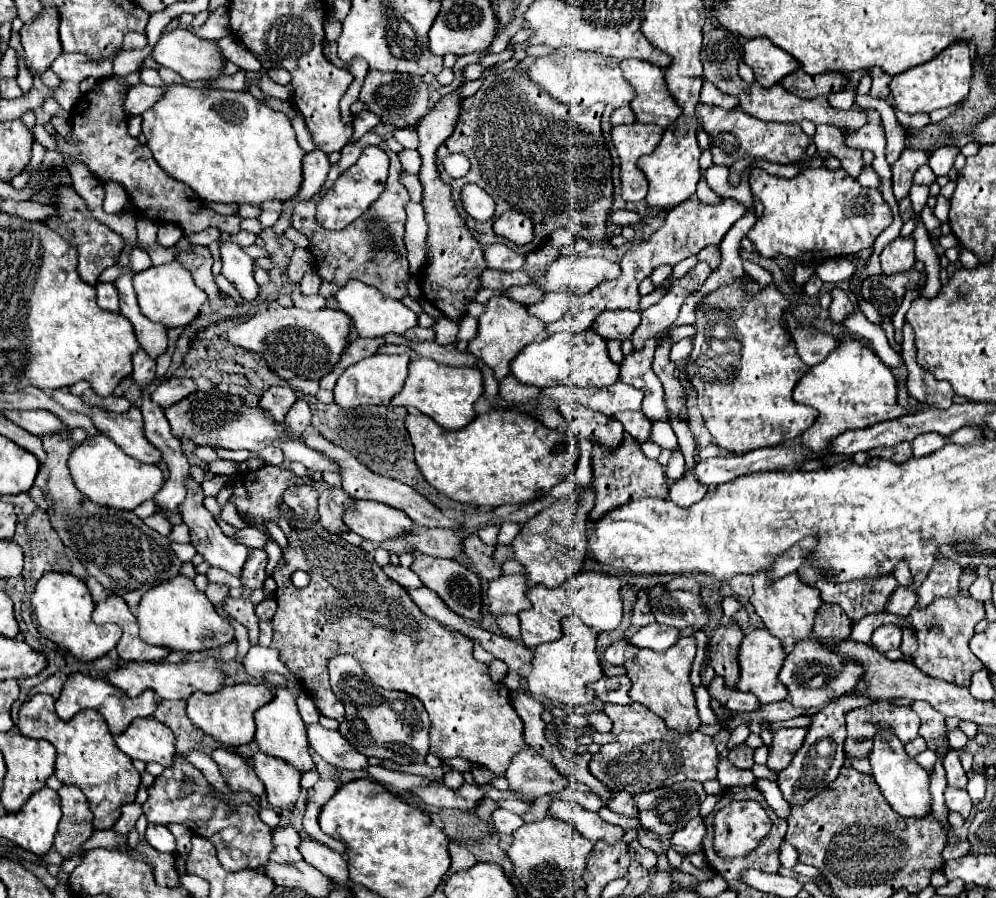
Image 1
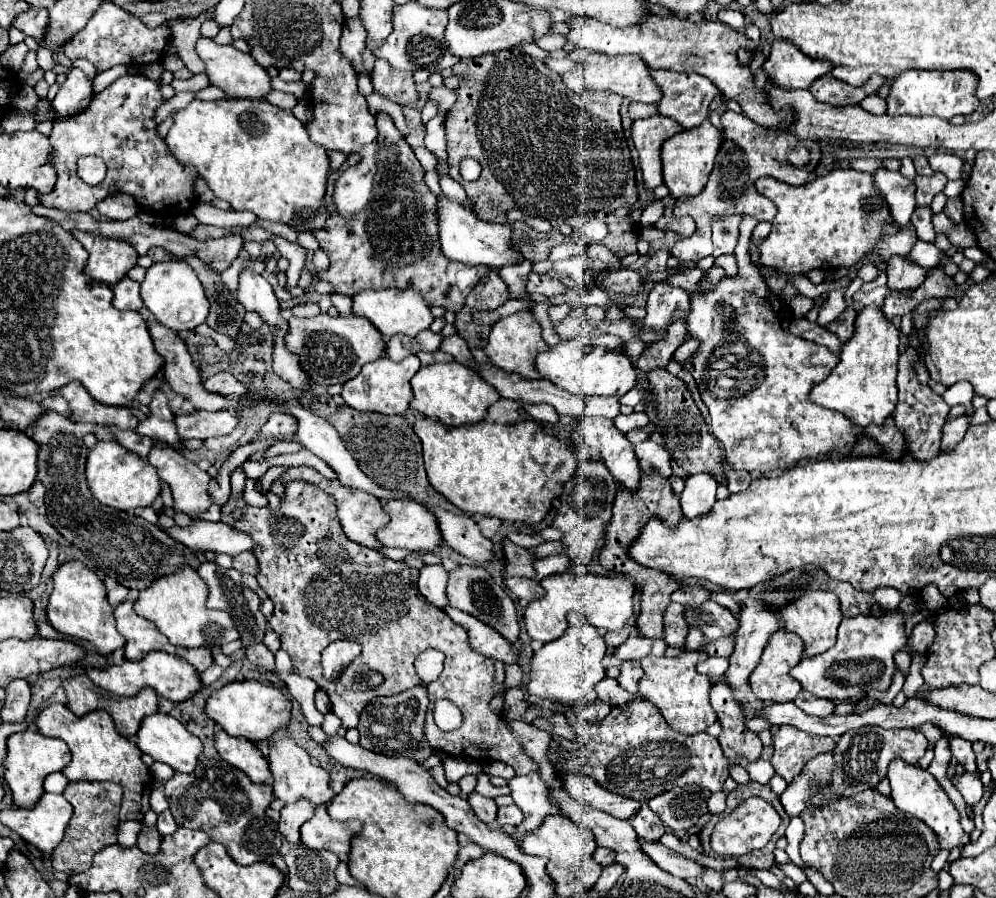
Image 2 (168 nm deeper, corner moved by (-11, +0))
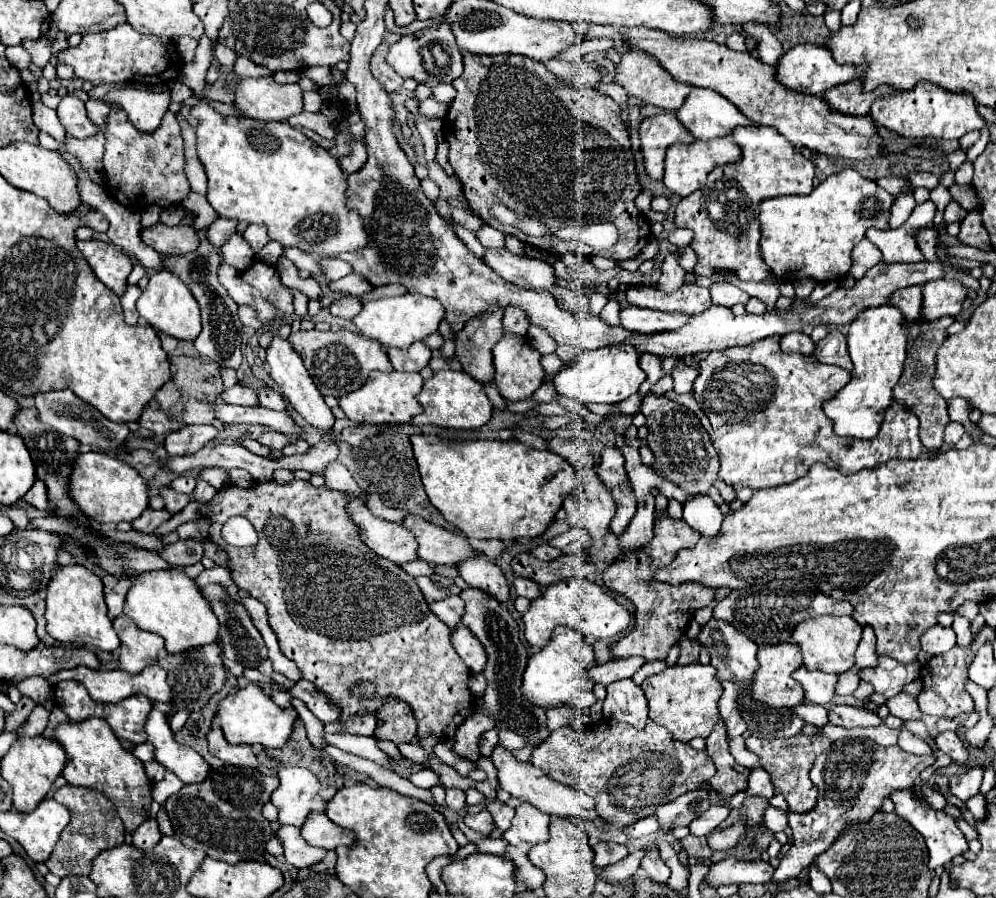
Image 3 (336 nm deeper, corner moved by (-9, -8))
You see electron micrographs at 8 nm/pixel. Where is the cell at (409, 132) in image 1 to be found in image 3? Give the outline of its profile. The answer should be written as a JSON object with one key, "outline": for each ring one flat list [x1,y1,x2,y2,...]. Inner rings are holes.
{"outline":[[483,226,483,230,479,232,479,242,485,246,485,248,489,248,489,250,499,250,499,248,503,248,503,240,505,240,505,236,503,236,503,232,499,232,499,230,495,230,495,228,491,228,491,226]]}

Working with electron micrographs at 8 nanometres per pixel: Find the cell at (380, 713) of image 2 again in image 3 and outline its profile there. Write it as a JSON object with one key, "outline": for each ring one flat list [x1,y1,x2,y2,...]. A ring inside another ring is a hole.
{"outline":[[385,698,377,716,379,720,383,720,383,726,375,728,375,738,391,740,395,744,411,742,415,738,417,720,407,702,397,698]]}

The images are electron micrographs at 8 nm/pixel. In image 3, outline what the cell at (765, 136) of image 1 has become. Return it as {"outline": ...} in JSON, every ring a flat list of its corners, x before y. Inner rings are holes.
{"outline":[[741,126,733,130,733,138,743,150,739,166,713,170,707,188,689,194,689,198,677,204,675,224,695,232,691,248,699,258,695,264,697,276,711,276,715,270,731,270,741,280,763,282,771,274,771,268,765,264,759,250,759,202,785,194,809,194,813,190,815,166,773,128],[717,220,723,224,715,224]]}

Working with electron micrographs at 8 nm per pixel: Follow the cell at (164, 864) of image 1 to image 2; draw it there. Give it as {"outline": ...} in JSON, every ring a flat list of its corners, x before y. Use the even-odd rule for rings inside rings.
{"outline":[[143,826,141,834,139,834,139,840,137,840,137,846,145,854,153,854,153,856,159,854,159,850,161,850,161,836,159,836,159,832,155,828]]}

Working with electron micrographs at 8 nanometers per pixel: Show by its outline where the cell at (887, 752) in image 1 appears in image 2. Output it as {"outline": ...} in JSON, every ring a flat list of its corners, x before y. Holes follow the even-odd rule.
{"outline":[[893,758,889,764,889,772,887,778,891,782,891,798,895,802,895,806,905,812,911,814,913,818,921,820,923,824,927,824,935,834,939,834,939,842,941,848,955,848,955,846,965,846,969,844,969,834,963,832,961,824,959,824,959,812,955,808,955,804,949,800,949,796,945,794,945,790,939,786,937,778,923,770,917,764,907,764,903,758]]}

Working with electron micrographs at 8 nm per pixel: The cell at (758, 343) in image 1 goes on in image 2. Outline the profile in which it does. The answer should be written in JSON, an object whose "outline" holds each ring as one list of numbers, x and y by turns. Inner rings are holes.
{"outline":[[753,216,743,218,741,222,741,236,739,244,735,248,739,274,735,278,723,278,711,294,699,294,691,298,691,312,689,318,689,334,701,340,701,348,691,356,693,364,693,378,697,382,697,388,701,392,701,398,711,414,711,430,713,436,725,446,727,462,735,470,747,470,747,472,773,472,773,470,787,470,793,468,799,460,815,460,819,456,831,454,833,450,839,454,847,454,845,446,851,446,855,440,855,434,867,434,875,438,879,444,883,444,885,452,891,460,899,460,903,454,903,432,895,426,893,418,889,416,883,426,867,426,859,428,851,424,843,414,817,406,809,402,807,394,809,390,827,378,831,368,837,362,837,354,831,354,827,348,807,342,795,334,789,332,792,321,790,309,775,292,769,290,767,282,761,278,757,268,751,264,749,256,749,238,753,234,753,228,759,224],[719,372,729,378,731,388,719,388]]}

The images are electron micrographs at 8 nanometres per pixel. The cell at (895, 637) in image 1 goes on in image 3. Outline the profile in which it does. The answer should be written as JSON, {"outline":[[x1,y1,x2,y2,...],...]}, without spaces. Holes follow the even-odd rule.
{"outline":[[931,626,923,636,921,636,921,646,929,654,943,654,945,650,951,650,955,646,955,632,953,628,943,628,943,626]]}

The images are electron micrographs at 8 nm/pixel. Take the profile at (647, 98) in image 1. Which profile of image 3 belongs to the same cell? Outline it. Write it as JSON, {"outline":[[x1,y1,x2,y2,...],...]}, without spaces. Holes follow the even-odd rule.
{"outline":[[691,88,689,98,681,110,677,110,677,118,699,140,727,136,737,126,753,126,753,122,741,116,741,112,725,98,701,88]]}

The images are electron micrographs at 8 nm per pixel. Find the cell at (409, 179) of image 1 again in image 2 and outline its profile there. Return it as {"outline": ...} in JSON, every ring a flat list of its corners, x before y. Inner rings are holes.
{"outline":[[445,194,437,196,437,216,439,216,439,240,441,250,447,260,471,264,471,266,491,266,501,268,507,262,517,262,523,258,513,246,511,246,511,228,507,224,489,224,479,220,469,208,461,206,459,202,451,200]]}

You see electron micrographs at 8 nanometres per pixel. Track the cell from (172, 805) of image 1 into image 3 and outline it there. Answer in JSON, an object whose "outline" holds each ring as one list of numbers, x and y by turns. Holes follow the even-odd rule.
{"outline":[[223,766,211,770,199,784,183,786,175,796,169,796,165,810,171,818,175,836,189,848,203,850,213,860,225,860,229,864,265,858,265,842,271,838,271,824,261,818,263,804,279,786,277,774,261,768]]}

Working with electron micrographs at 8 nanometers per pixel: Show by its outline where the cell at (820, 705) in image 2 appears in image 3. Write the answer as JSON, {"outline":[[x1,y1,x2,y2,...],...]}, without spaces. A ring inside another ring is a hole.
{"outline":[[831,706,829,722,843,728,855,726,879,726,883,720,865,708,851,708,851,706]]}

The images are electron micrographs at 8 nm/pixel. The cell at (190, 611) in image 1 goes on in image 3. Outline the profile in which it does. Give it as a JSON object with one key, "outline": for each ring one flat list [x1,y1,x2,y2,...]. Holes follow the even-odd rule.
{"outline":[[177,568,137,576,127,592,123,614,129,616,141,630,159,634,165,640,165,650,171,654,219,640,219,622,209,602,201,594,195,580,187,578,187,574]]}

